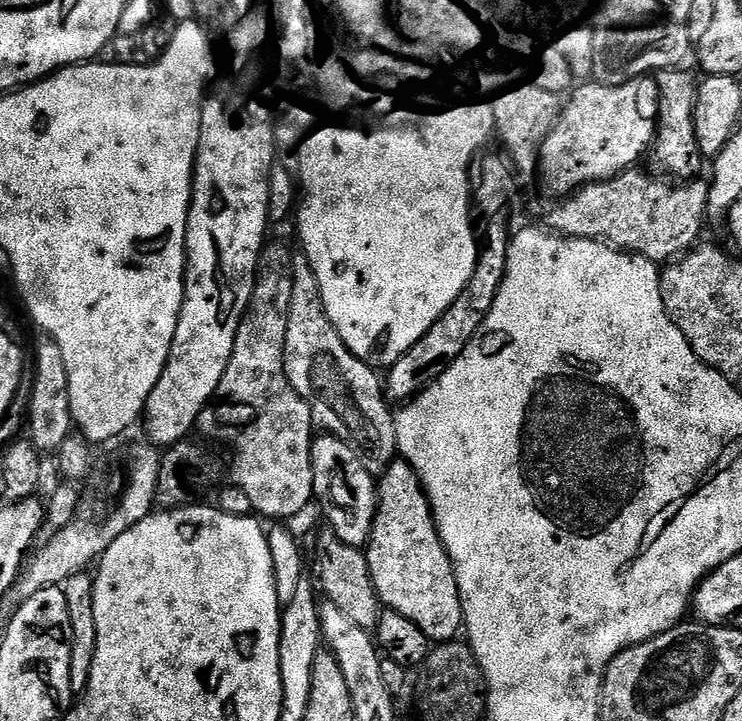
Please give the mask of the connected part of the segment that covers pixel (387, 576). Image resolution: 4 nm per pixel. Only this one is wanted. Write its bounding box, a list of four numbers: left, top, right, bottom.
[366,458,464,642]

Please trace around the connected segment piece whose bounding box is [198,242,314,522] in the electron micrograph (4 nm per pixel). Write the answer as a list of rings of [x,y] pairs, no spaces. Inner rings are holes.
[[[265,243],[256,267],[252,297],[240,319],[226,374],[222,374],[218,390],[198,421],[198,432],[205,436],[205,441],[217,440],[232,451],[231,487],[243,490],[250,497],[252,512],[269,516],[272,522],[288,522],[291,516],[306,511],[308,503],[314,500],[314,425],[310,406],[290,386],[284,369],[291,285],[287,246]]]

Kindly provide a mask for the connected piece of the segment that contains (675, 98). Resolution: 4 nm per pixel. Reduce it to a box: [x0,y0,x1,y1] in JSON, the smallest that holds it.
[650,67,706,182]

